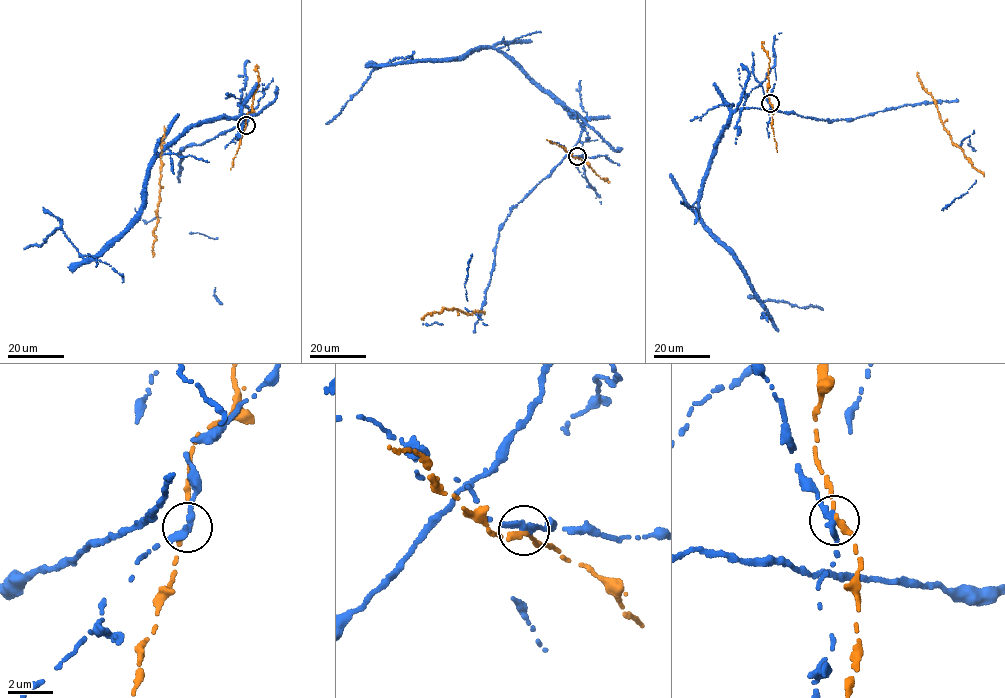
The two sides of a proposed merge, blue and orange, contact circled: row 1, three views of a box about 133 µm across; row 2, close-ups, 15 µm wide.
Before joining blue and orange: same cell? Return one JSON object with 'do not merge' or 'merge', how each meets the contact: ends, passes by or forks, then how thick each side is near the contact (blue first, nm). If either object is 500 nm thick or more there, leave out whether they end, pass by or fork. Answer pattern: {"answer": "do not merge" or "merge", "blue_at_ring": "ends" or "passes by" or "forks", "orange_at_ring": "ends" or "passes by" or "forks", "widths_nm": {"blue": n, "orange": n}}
{"answer": "do not merge", "blue_at_ring": "ends", "orange_at_ring": "passes by", "widths_nm": {"blue": 440, "orange": 240}}

